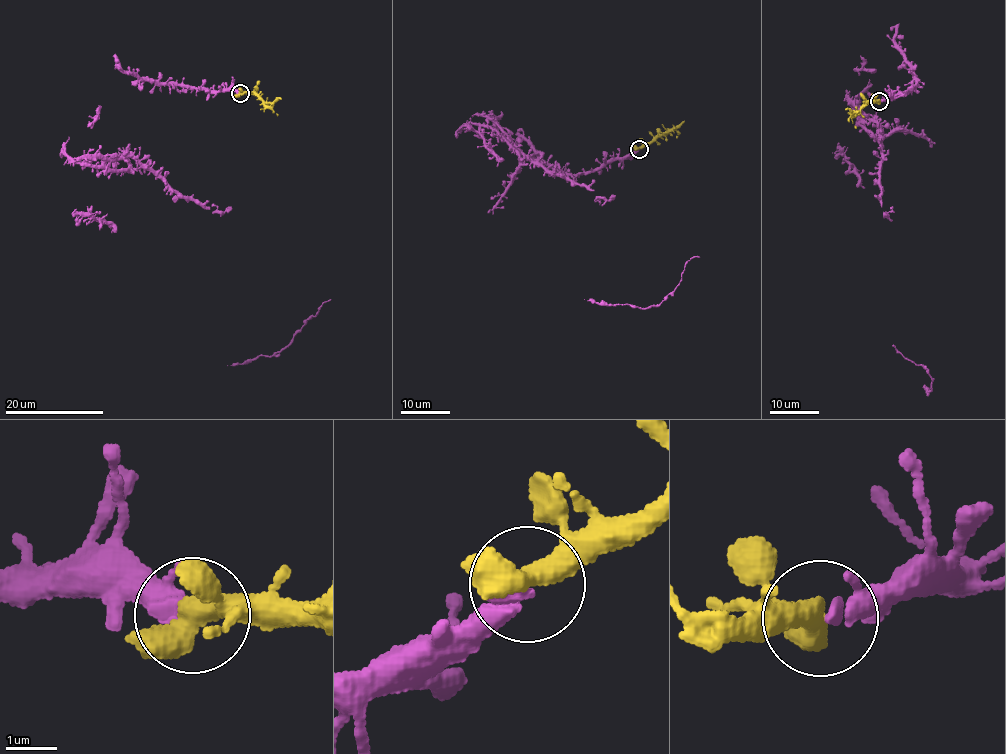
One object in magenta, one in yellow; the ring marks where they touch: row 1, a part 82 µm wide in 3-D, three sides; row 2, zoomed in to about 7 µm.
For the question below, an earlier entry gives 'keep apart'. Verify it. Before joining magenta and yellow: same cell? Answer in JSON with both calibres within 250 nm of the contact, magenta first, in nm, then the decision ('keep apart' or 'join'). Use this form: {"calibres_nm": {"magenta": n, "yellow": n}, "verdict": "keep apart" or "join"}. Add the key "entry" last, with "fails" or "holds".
{"calibres_nm": {"magenta": 150, "yellow": 460}, "verdict": "join", "entry": "fails"}

